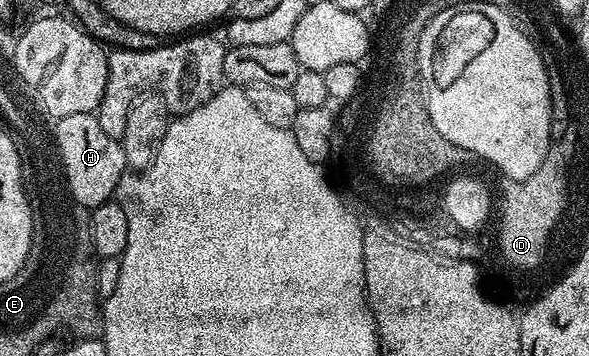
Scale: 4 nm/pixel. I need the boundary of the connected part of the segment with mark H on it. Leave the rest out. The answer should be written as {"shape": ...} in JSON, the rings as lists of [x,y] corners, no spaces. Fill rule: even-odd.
{"shape":[[[75,113],[59,119],[61,147],[64,148],[65,162],[72,180],[71,193],[75,201],[92,209],[110,202],[116,196],[117,187],[127,174],[125,151],[120,142],[103,133],[96,114]]]}

